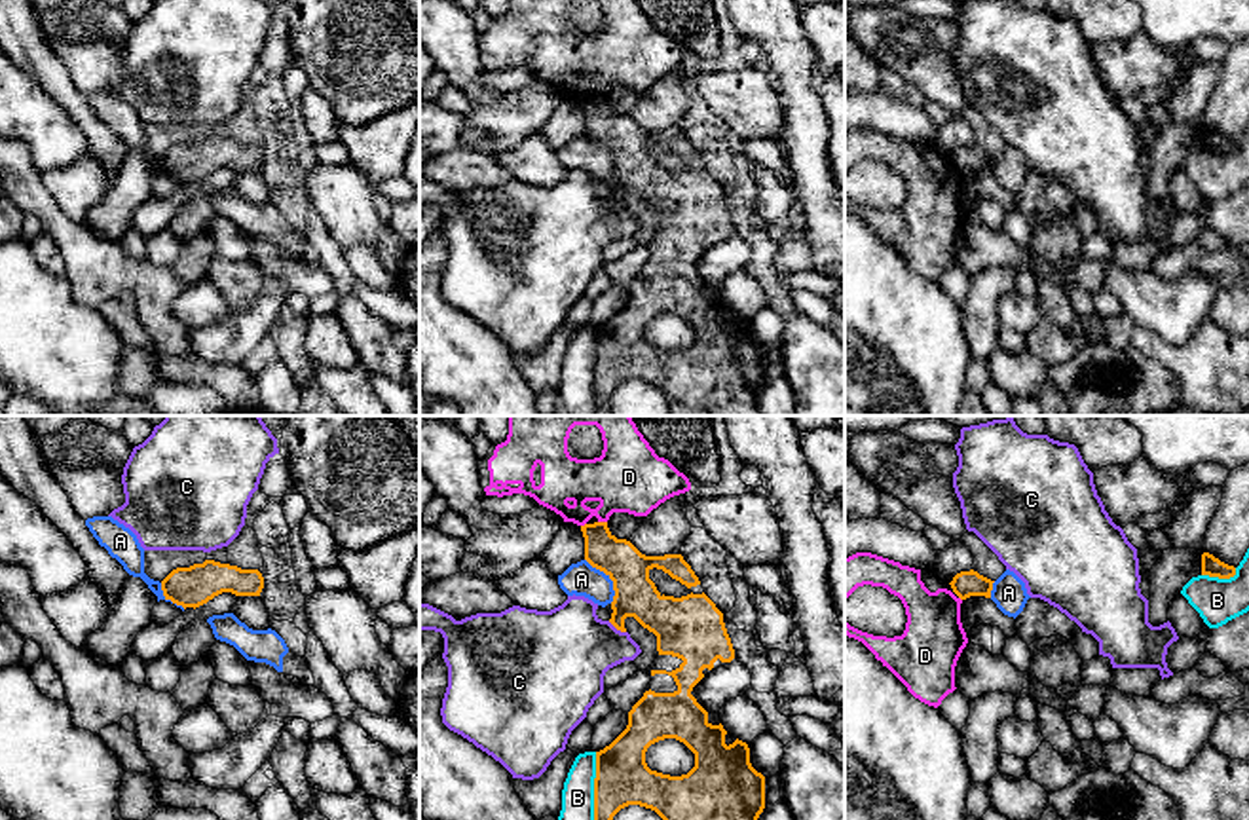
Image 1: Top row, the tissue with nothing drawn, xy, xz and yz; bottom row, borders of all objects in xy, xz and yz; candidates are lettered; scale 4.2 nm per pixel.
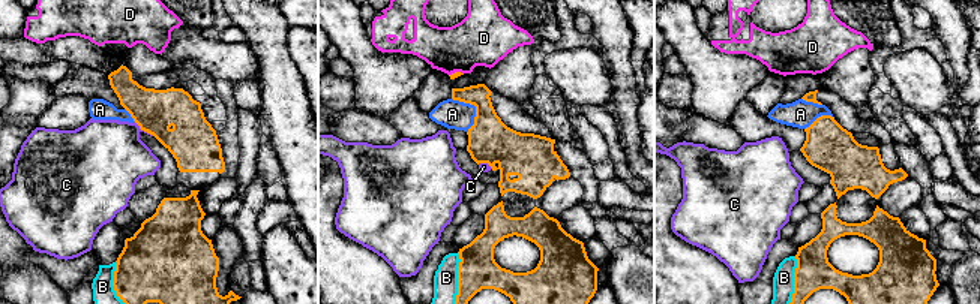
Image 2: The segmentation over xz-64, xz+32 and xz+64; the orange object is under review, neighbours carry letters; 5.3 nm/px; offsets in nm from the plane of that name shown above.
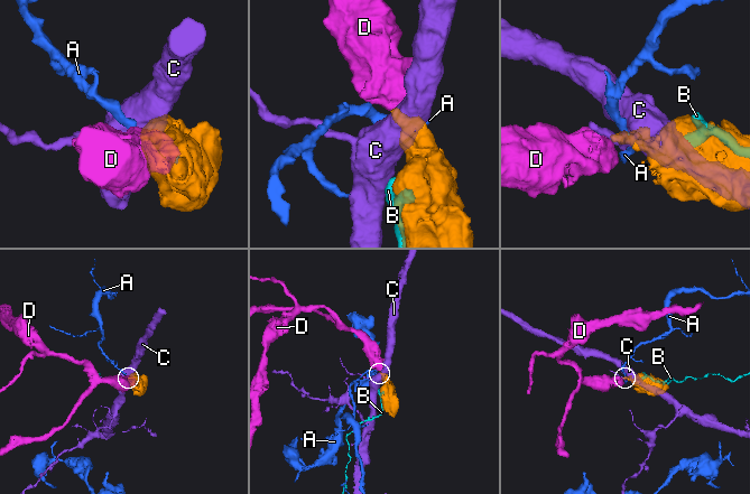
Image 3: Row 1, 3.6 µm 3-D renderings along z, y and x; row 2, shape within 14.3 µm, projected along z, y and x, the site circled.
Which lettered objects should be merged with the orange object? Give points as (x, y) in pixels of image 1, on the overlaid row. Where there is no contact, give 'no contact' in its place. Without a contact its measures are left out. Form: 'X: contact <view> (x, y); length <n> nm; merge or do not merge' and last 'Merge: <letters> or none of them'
A: contact xz (610, 577); length 220 nm; do not merge
B: contact xz (595, 786); length 280 nm; do not merge
C: contact xz (617, 629); length 90 nm; do not merge
D: contact xz (602, 522); length 40 nm; do not merge
Merge: none of them

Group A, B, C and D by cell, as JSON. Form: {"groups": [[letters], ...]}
{"groups": [["A"], ["B"], ["C"], ["D"]]}

